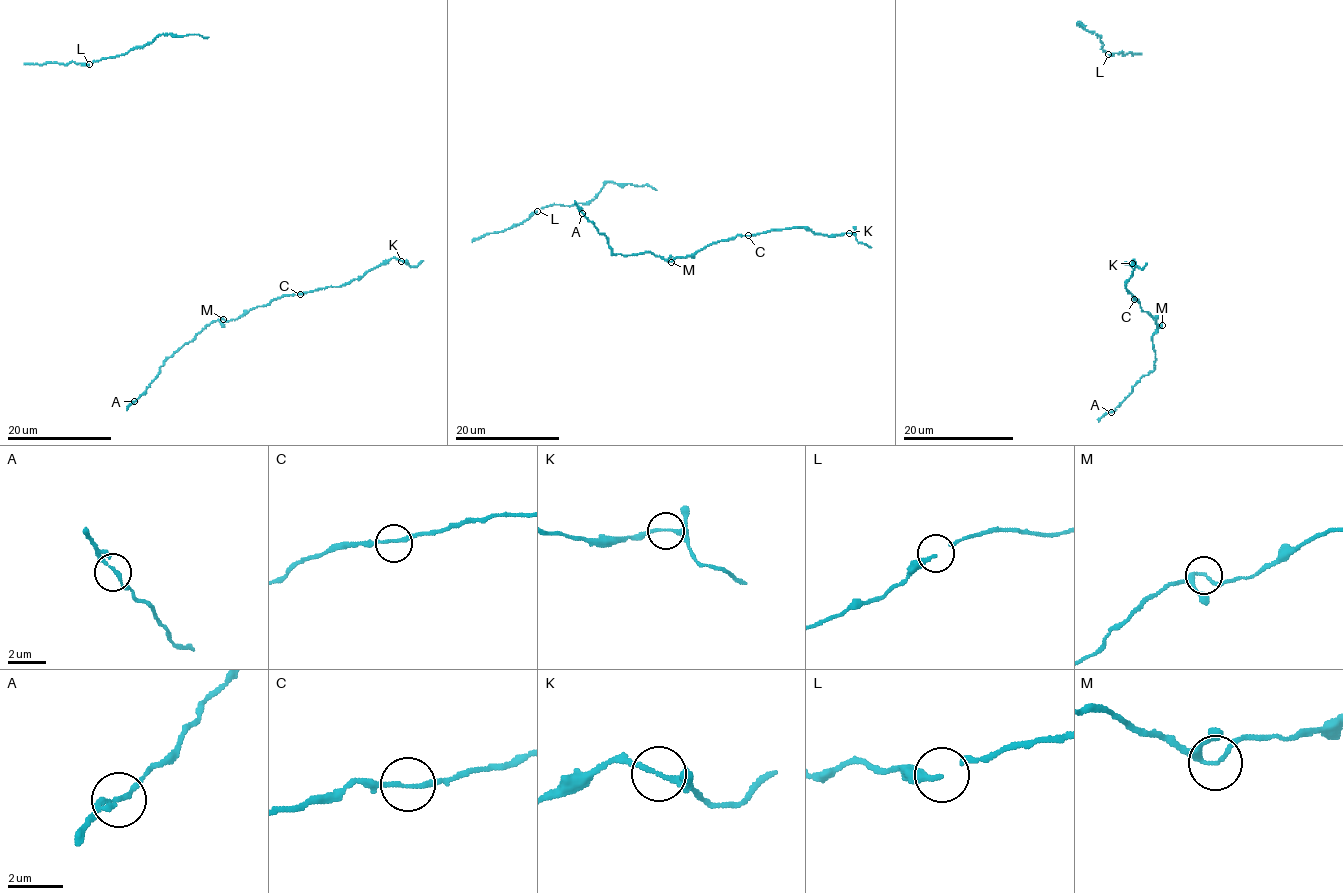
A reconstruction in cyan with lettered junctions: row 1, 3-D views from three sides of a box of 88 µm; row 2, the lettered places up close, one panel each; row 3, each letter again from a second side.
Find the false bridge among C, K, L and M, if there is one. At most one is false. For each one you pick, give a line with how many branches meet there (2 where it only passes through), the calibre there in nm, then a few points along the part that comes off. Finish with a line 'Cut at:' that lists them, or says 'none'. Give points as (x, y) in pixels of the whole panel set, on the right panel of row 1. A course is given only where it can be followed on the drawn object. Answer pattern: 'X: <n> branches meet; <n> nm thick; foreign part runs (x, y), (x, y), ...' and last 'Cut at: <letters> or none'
Cut at: none

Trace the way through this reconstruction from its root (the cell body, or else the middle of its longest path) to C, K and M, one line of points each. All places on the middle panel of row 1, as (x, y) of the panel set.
C: (731, 238), (748, 235)
K: (731, 238), (791, 228), (809, 228), (827, 235), (849, 233)
M: (731, 238), (671, 262)

